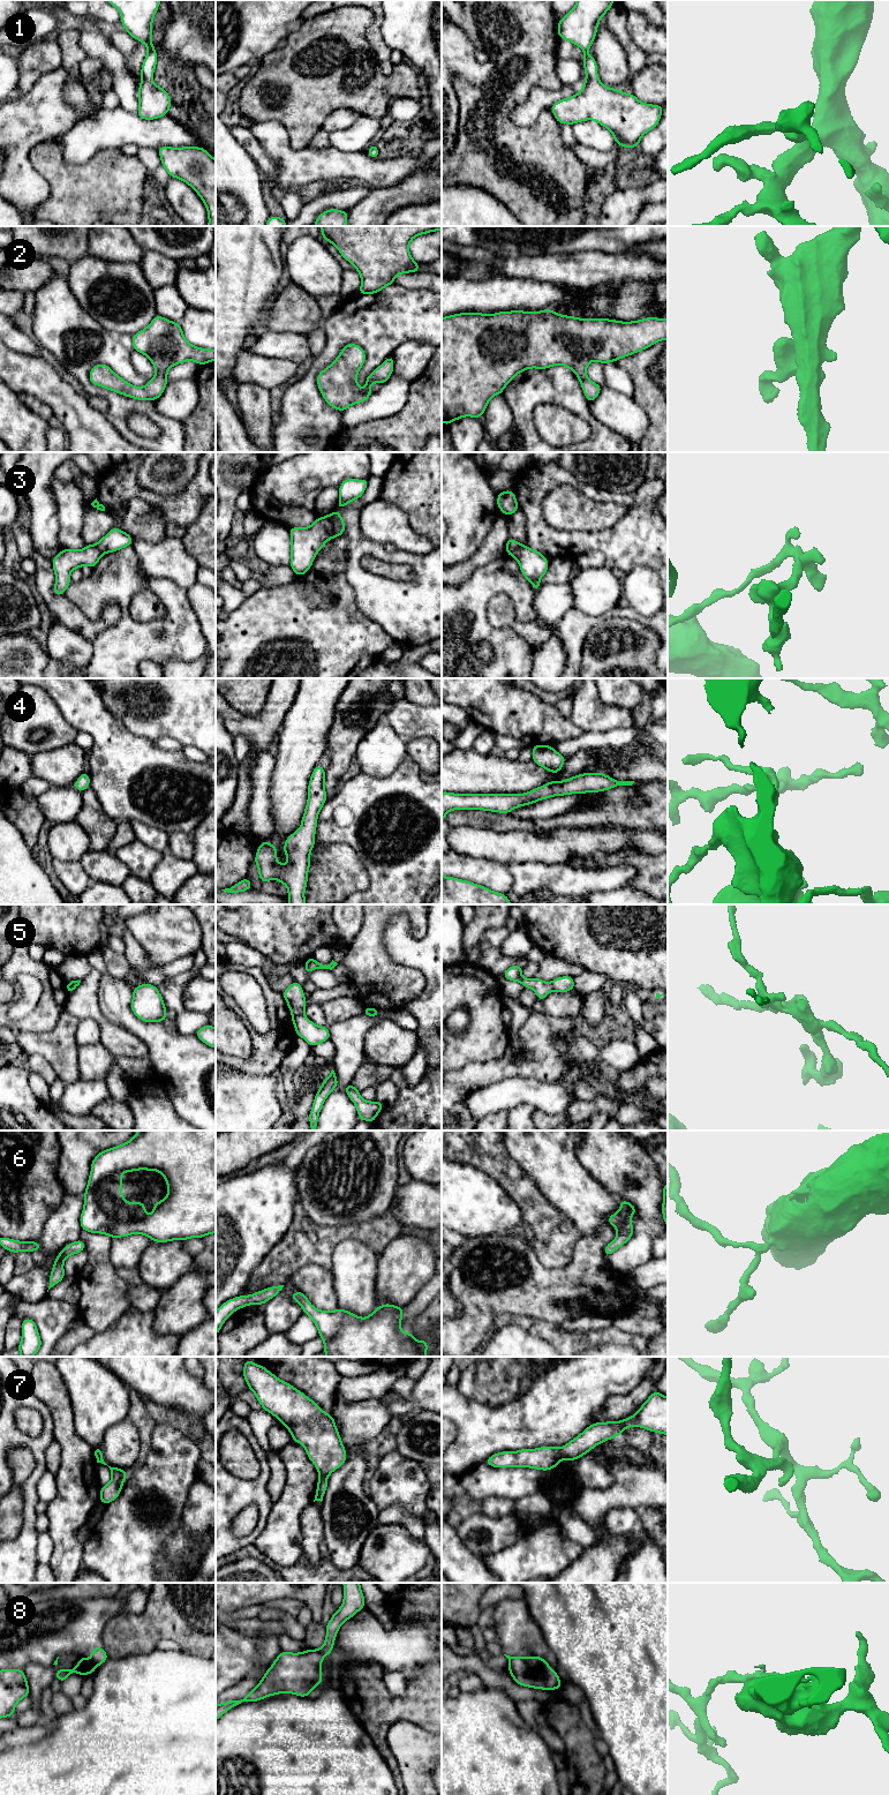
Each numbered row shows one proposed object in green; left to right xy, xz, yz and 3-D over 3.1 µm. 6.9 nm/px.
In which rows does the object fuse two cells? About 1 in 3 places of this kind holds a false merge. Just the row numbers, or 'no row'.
3, 5, 7, 8

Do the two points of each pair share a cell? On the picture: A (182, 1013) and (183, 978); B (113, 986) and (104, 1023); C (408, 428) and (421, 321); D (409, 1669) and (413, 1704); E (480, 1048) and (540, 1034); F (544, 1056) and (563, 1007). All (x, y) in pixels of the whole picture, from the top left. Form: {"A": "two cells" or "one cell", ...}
{"A": "one cell", "B": "two cells", "C": "two cells", "D": "two cells", "E": "two cells", "F": "two cells"}

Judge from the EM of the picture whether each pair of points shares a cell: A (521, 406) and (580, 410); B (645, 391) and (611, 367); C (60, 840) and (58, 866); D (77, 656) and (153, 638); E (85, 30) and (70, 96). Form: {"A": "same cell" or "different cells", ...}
{"A": "same cell", "B": "different cells", "C": "different cells", "D": "different cells", "E": "different cells"}

